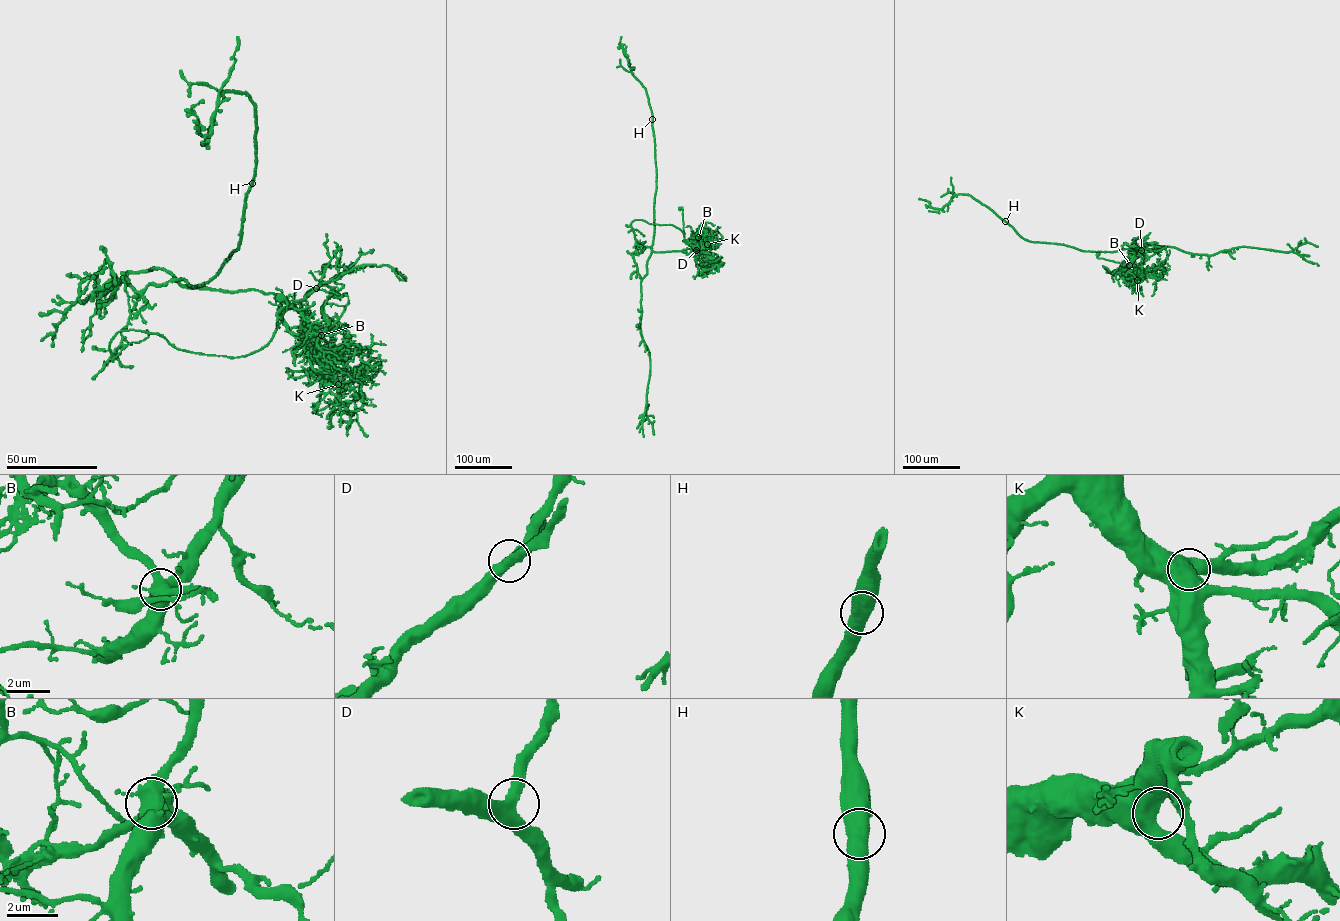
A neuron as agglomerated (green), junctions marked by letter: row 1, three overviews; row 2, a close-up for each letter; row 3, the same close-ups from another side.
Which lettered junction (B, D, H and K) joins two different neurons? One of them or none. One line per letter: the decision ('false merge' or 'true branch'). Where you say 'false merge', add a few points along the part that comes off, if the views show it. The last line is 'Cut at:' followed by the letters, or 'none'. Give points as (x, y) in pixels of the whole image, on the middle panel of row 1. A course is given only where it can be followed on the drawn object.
B: false merge | (698, 237), (687, 244), (681, 230), (672, 225), (634, 220), (631, 224), (639, 245), (635, 251)
D: true branch
H: true branch
K: true branch
Cut at: B

